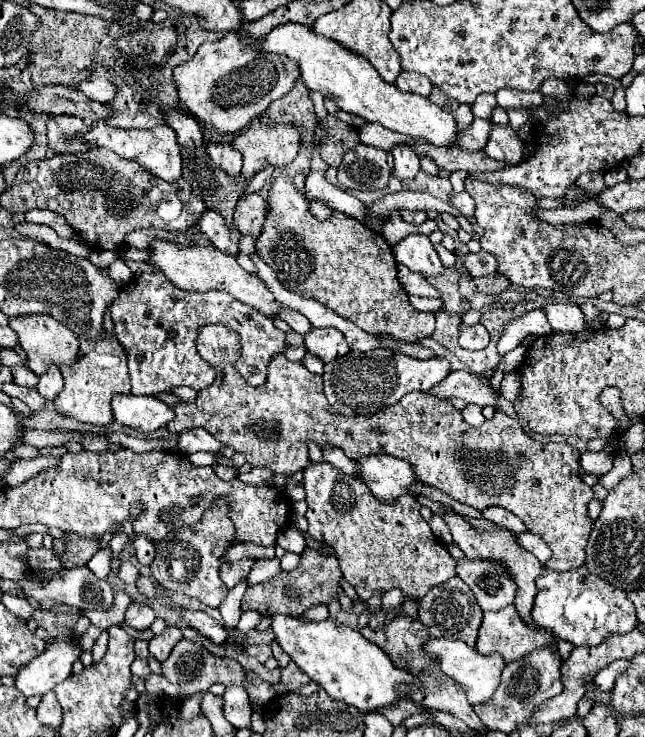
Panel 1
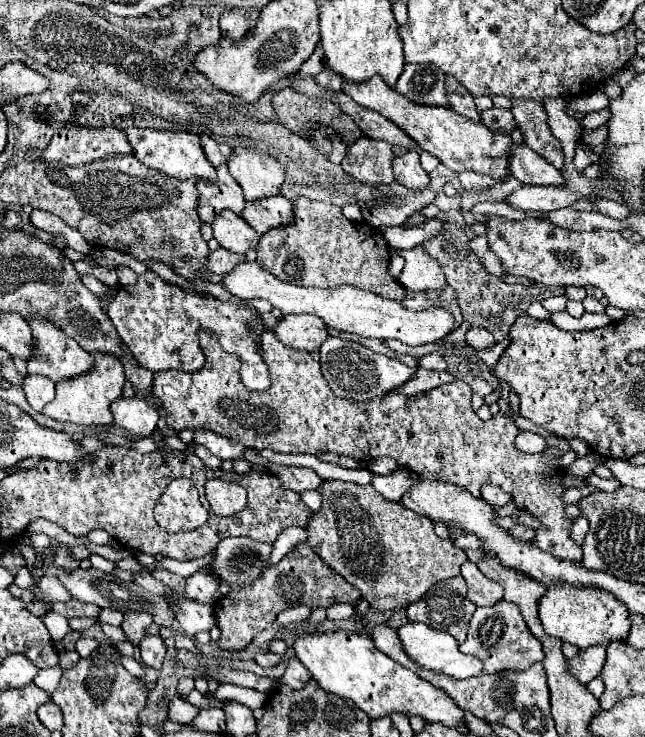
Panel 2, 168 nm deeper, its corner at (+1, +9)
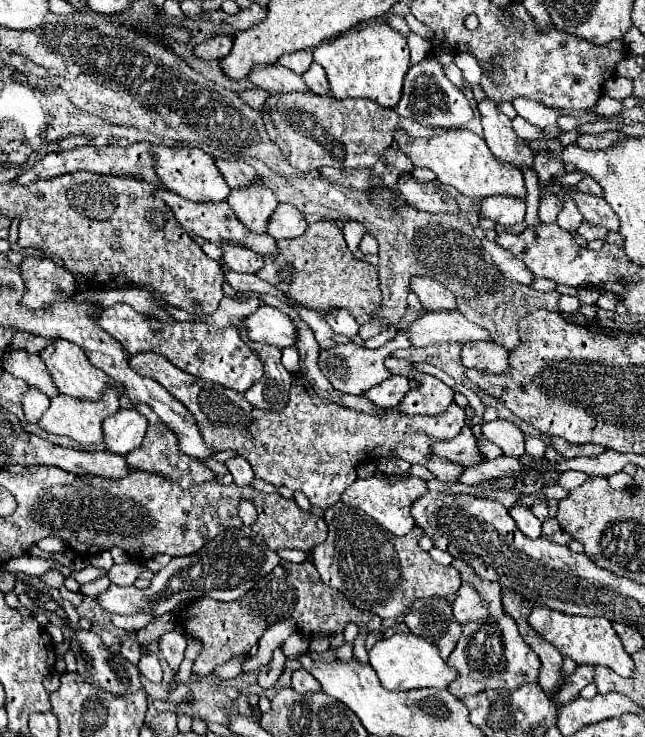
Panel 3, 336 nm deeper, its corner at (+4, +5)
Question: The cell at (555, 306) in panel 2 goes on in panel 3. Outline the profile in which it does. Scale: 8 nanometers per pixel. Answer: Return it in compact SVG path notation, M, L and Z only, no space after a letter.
M561 295L561 299L559 299L559 311L573 313L579 309L580 305L581 304L577 296Z

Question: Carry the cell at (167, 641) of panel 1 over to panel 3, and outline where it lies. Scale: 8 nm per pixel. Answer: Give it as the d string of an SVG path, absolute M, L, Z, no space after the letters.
M155 653L143 655L137 667L139 667L141 675L145 675L149 681L153 681L153 683L161 683L161 665L159 665L159 659L157 659Z

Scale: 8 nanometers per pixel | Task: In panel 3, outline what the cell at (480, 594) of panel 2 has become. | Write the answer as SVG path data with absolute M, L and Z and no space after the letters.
M461 585L461 589L457 591L457 597L453 601L453 617L465 625L469 621L475 619L485 619L489 615L487 605L483 603L481 595L471 587L471 585Z

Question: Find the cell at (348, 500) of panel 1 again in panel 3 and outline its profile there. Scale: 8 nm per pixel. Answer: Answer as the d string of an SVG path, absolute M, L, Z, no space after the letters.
M337 501L333 507L329 507L325 511L325 521L329 523L329 537L325 543L321 543L321 545L317 545L317 549L313 549L313 563L315 563L323 583L339 589L355 607L359 607L363 611L377 613L381 619L393 619L393 617L403 615L417 599L433 597L433 595L447 597L447 595L453 595L459 591L459 587L461 587L459 571L455 571L451 565L445 567L445 565L435 563L431 559L431 555L419 547L419 539L423 537L421 527L415 527L409 535L397 537L397 535L385 531L375 519L367 517L359 509L345 507L341 501Z

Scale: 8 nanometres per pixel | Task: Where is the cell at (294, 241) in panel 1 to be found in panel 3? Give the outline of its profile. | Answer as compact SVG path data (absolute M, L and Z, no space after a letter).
M317 221L307 227L307 231L301 237L295 239L279 239L277 241L281 253L279 255L269 255L265 257L265 267L257 271L257 277L279 287L281 291L287 293L289 299L297 301L303 307L309 309L319 309L321 313L331 313L335 309L347 309L359 325L367 323L371 319L371 313L381 307L381 293L377 289L377 275L373 275L371 265L355 259L353 253L347 249L347 243L343 239L341 229L335 223L329 221Z

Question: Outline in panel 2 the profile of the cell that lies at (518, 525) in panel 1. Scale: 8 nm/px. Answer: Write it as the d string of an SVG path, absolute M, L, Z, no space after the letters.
M484 487L484 493L482 493L482 499L492 503L492 505L498 505L498 507L504 507L510 503L510 495L500 491L500 487Z

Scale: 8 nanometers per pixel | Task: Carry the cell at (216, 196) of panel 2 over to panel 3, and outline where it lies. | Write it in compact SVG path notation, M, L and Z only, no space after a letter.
M153 191L153 197L165 201L165 205L173 211L177 223L187 229L189 233L195 233L199 237L203 237L205 241L211 243L235 243L235 245L243 245L251 251L255 251L257 255L275 255L279 251L277 243L273 237L267 235L253 235L253 231L245 231L245 227L241 227L241 223L237 223L237 217L233 215L233 211L229 211L227 203L193 203L187 199L181 199L179 195L175 195L173 191Z

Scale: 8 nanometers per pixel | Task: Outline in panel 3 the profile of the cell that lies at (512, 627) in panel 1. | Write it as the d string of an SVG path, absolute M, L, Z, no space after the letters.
M503 615L499 619L477 619L477 623L467 623L463 627L455 651L447 659L447 665L453 667L461 677L449 683L449 691L459 699L487 689L511 691L525 683L537 683L541 669L537 653L523 641L523 637L517 631L517 623L513 623L509 615Z

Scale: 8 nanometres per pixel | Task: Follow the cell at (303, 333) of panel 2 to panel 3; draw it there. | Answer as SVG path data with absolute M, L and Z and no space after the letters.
M265 303L245 317L245 331L251 341L263 345L275 345L279 349L295 345L295 325L283 311L269 307Z

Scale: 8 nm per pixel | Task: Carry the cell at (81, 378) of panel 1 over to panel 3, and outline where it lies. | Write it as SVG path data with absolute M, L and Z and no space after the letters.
M111 387L105 391L105 395L99 401L81 401L81 399L69 399L67 395L57 395L51 399L51 407L43 413L39 419L39 427L53 435L65 435L81 445L93 445L101 443L101 423L105 417L113 415L119 409L119 397L117 391Z

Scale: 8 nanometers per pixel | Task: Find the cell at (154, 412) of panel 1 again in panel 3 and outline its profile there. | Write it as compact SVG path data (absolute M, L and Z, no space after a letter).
M135 409L117 411L103 423L105 449L117 455L127 455L137 449L145 437L147 419Z

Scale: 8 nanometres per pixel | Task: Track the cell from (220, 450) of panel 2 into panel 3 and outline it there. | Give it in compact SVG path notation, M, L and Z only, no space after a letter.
M233 457L233 459L225 461L225 465L227 465L229 473L233 475L235 485L239 485L239 487L251 487L255 475L253 475L251 465L243 457Z

